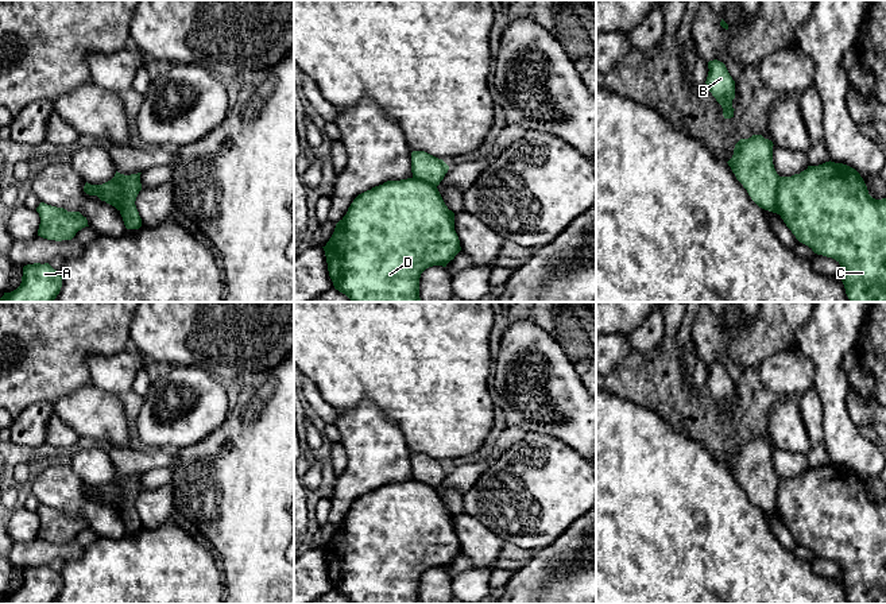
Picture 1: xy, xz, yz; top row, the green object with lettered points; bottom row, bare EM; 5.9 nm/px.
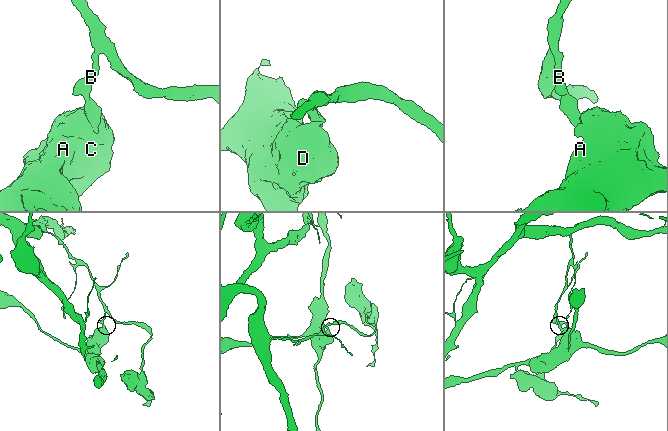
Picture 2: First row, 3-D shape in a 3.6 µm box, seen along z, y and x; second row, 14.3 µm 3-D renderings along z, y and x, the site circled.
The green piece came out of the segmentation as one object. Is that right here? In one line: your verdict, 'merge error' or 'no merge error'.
merge error

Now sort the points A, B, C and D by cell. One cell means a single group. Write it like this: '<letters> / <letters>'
A C D / B

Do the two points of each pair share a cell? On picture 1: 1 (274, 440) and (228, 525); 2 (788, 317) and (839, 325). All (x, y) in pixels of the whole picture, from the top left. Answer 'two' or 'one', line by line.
1: one
2: two

